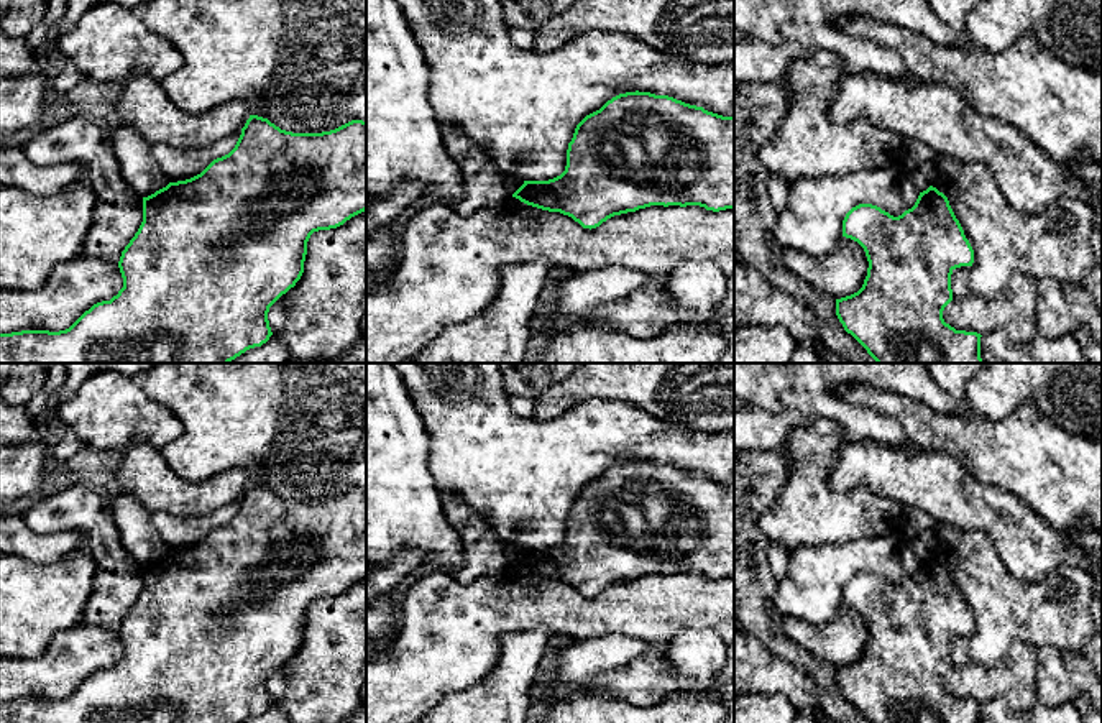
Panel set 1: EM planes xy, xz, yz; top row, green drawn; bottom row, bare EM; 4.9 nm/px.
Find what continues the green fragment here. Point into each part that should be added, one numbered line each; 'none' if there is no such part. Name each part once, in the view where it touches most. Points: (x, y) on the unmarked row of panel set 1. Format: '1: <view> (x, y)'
none

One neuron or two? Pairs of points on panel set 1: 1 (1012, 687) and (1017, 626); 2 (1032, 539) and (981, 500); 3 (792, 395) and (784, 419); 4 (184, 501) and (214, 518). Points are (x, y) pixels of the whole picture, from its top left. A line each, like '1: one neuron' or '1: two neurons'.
1: two neurons
2: one neuron
3: two neurons
4: two neurons

